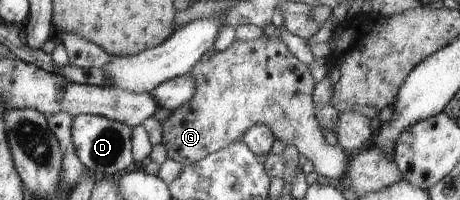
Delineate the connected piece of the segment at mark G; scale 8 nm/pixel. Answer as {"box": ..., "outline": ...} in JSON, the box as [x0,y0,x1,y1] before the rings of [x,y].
{"box":[161,35,350,179],"outline":[[[265,35],[246,41],[235,39],[222,51],[216,51],[212,47],[204,53],[202,59],[196,61],[190,73],[196,82],[192,99],[171,110],[168,119],[161,121],[161,144],[165,147],[168,158],[183,166],[195,164],[211,153],[242,141],[245,134],[255,125],[265,125],[273,131],[275,139],[282,141],[285,146],[295,147],[304,160],[312,161],[314,171],[318,175],[328,179],[340,179],[343,176],[350,155],[340,145],[329,144],[322,135],[321,125],[314,119],[317,115],[314,115],[312,103],[314,79],[310,75],[310,69],[290,53],[290,49],[280,37]]]}

